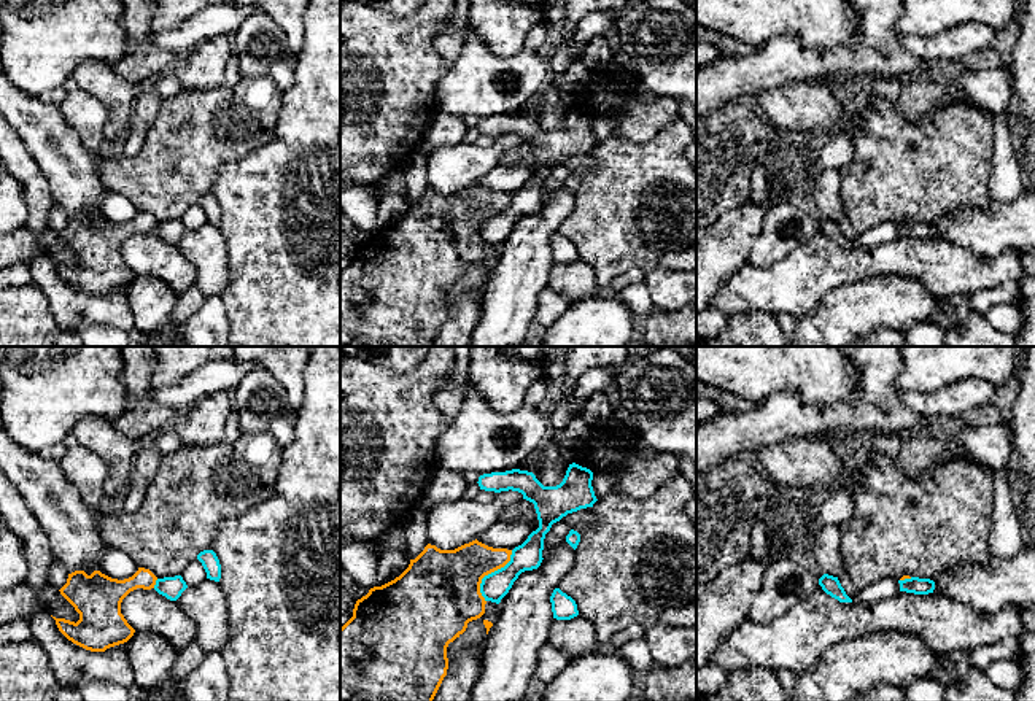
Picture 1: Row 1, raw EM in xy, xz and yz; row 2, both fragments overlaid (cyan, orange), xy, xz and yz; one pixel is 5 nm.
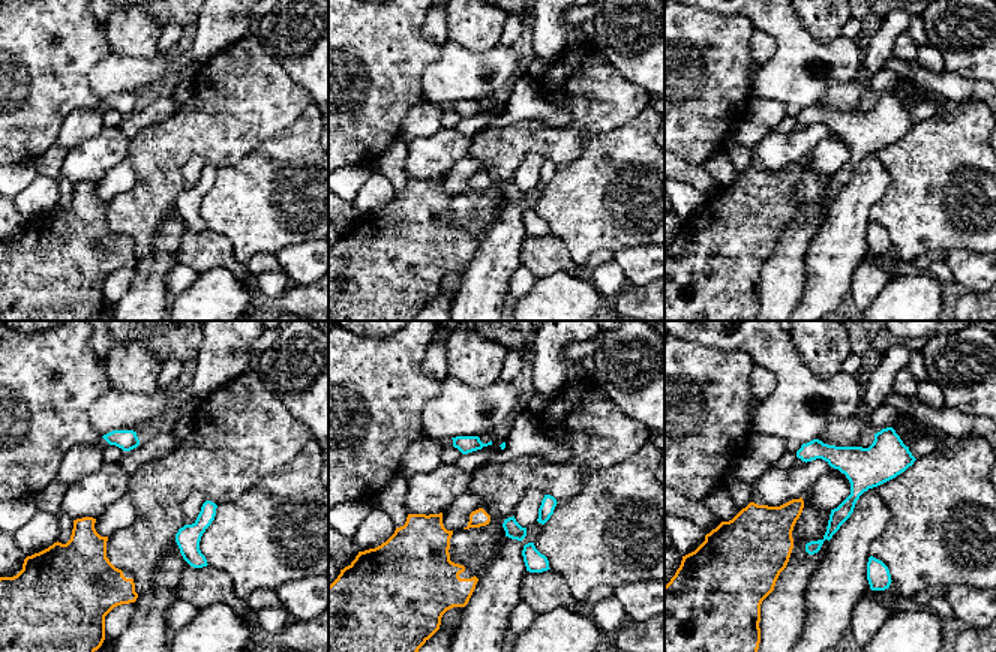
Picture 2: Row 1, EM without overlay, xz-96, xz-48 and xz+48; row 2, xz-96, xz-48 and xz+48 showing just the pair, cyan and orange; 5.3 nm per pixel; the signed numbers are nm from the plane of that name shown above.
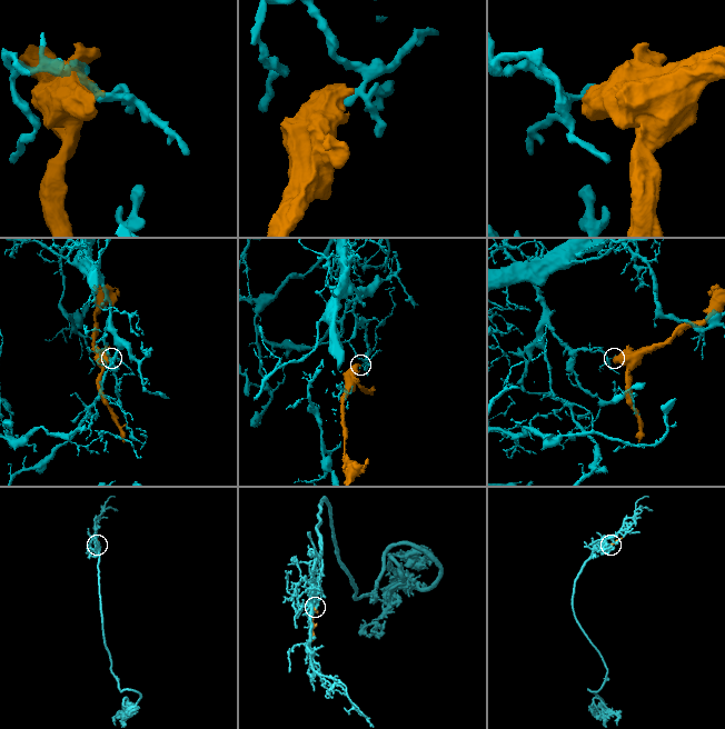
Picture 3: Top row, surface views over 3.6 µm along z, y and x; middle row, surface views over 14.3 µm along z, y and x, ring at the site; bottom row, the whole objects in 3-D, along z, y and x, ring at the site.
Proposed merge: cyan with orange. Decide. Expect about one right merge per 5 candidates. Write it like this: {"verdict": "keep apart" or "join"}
{"verdict": "keep apart"}

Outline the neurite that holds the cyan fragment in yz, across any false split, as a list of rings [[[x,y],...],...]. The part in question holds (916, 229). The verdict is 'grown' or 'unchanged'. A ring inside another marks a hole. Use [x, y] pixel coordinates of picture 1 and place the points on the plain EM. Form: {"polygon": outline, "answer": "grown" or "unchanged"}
{"polygon": [[[911,221],[898,224],[900,235],[914,237],[914,238],[928,238],[935,234],[935,226],[930,223]]], "answer": "unchanged"}

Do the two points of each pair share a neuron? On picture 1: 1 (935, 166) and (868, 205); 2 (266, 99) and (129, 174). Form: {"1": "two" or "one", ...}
{"1": "one", "2": "one"}

